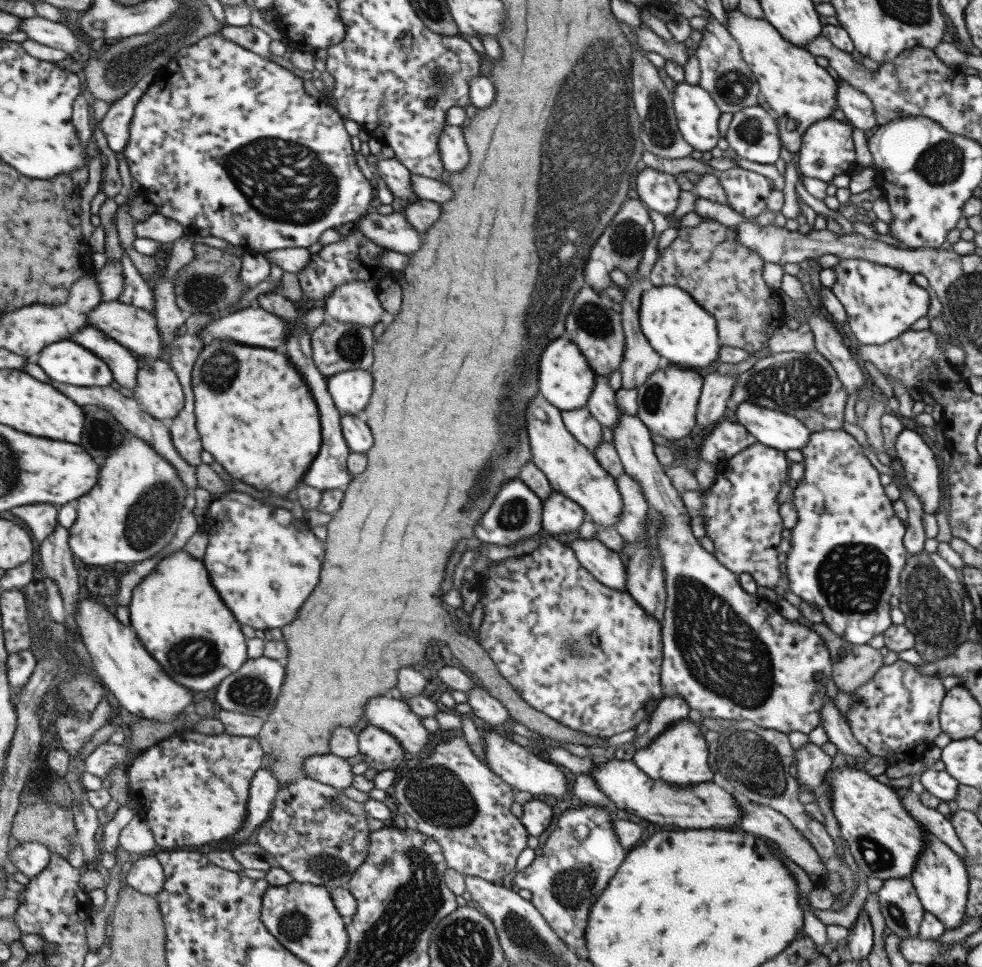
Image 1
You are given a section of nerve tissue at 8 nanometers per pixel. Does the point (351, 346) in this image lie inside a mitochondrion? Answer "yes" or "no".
yes

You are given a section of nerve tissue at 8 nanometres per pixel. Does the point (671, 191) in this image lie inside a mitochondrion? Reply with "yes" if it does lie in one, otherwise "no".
no

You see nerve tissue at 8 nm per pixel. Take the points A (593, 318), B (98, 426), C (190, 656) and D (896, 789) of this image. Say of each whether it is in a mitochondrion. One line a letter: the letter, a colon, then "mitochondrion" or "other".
A: mitochondrion
B: mitochondrion
C: mitochondrion
D: other

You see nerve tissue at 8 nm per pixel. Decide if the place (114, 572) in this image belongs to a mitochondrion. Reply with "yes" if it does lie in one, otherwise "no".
no

